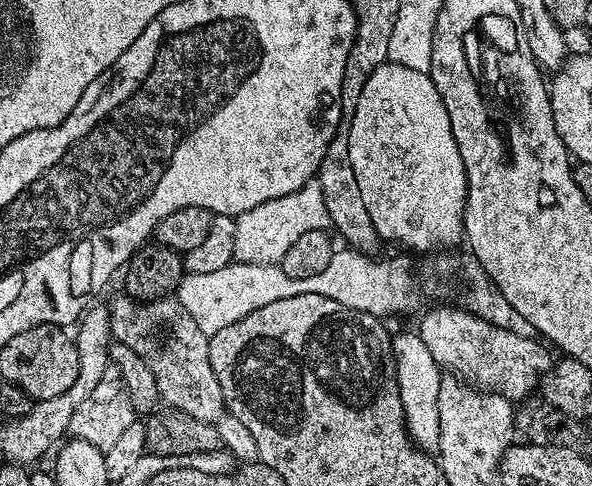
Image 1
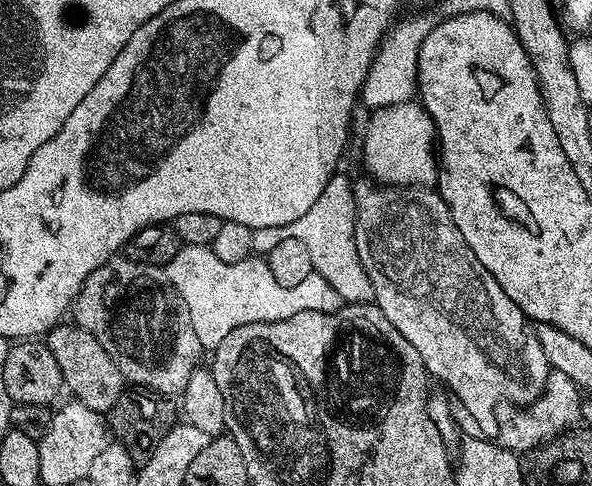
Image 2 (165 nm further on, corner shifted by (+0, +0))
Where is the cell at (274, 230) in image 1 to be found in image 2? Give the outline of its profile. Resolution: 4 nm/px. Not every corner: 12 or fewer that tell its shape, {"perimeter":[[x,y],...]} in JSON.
{"perimeter":[[337,174],[298,222],[257,228],[267,254],[304,241],[313,269],[341,301],[372,300],[356,253],[353,181]]}

